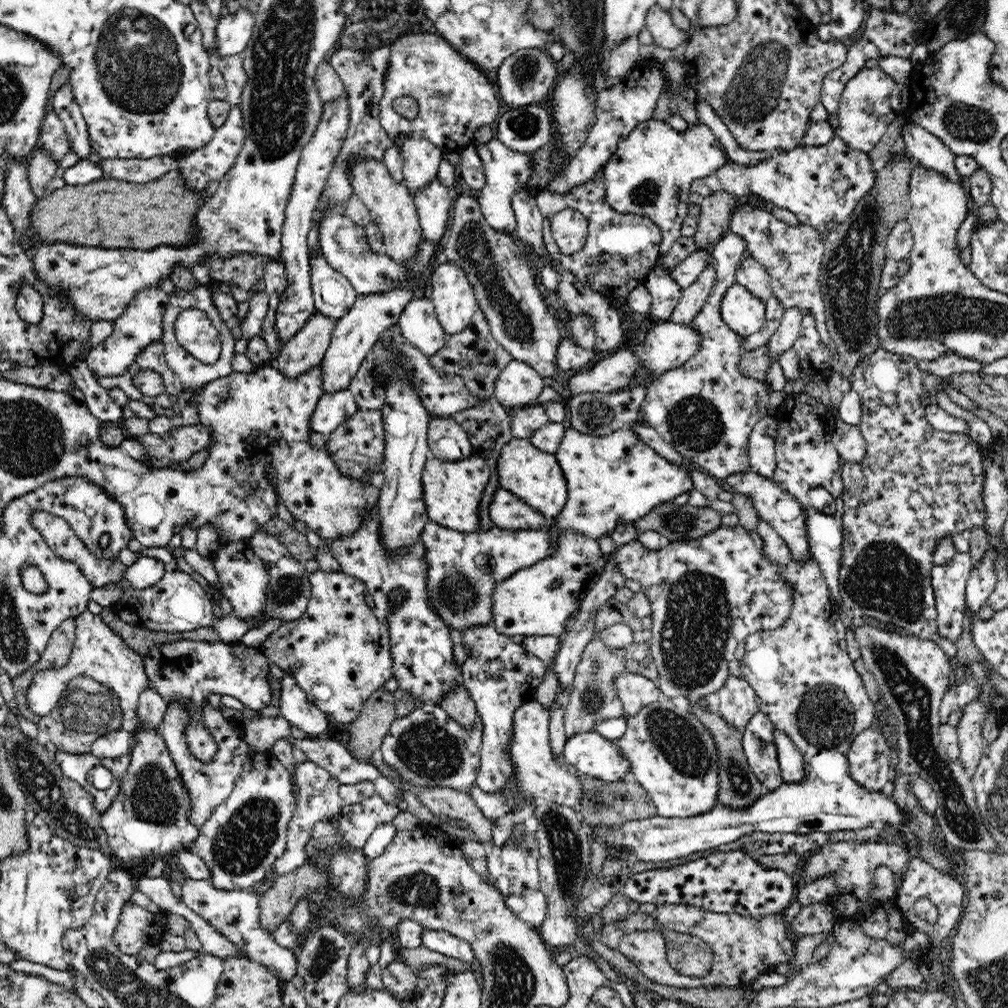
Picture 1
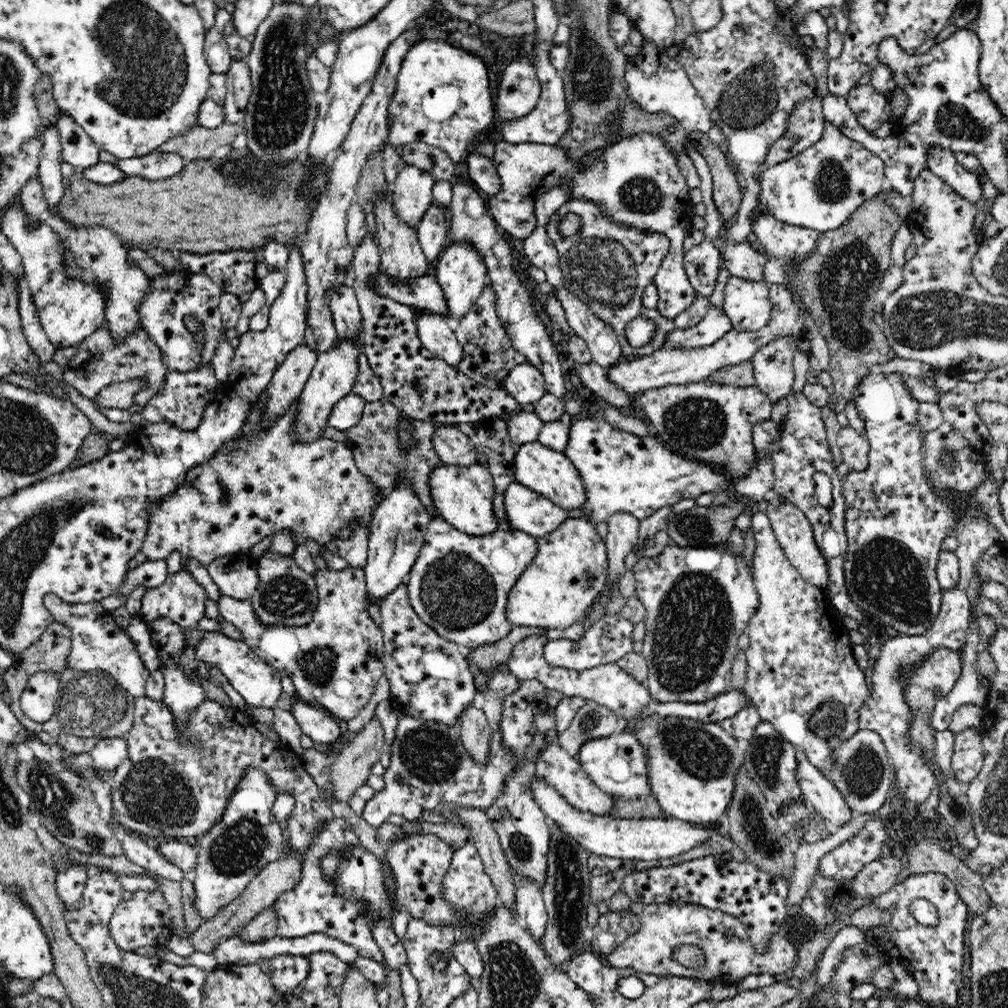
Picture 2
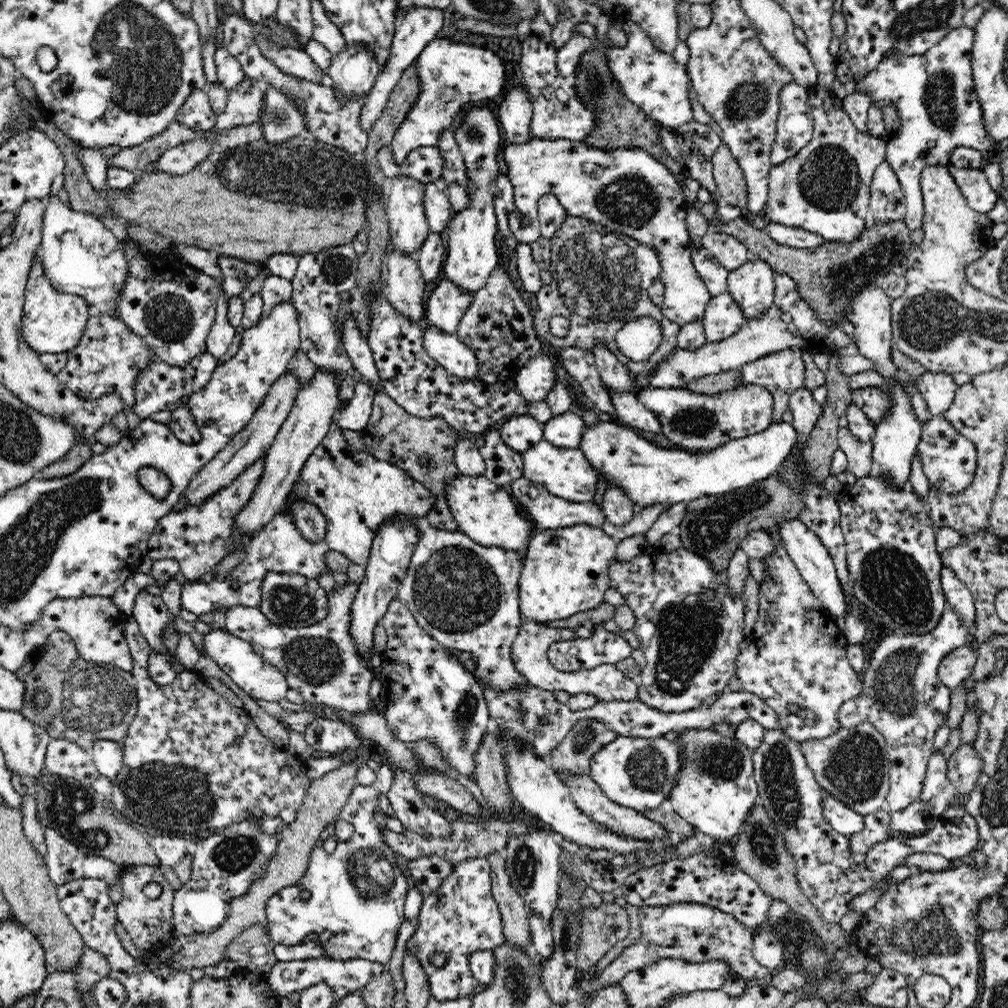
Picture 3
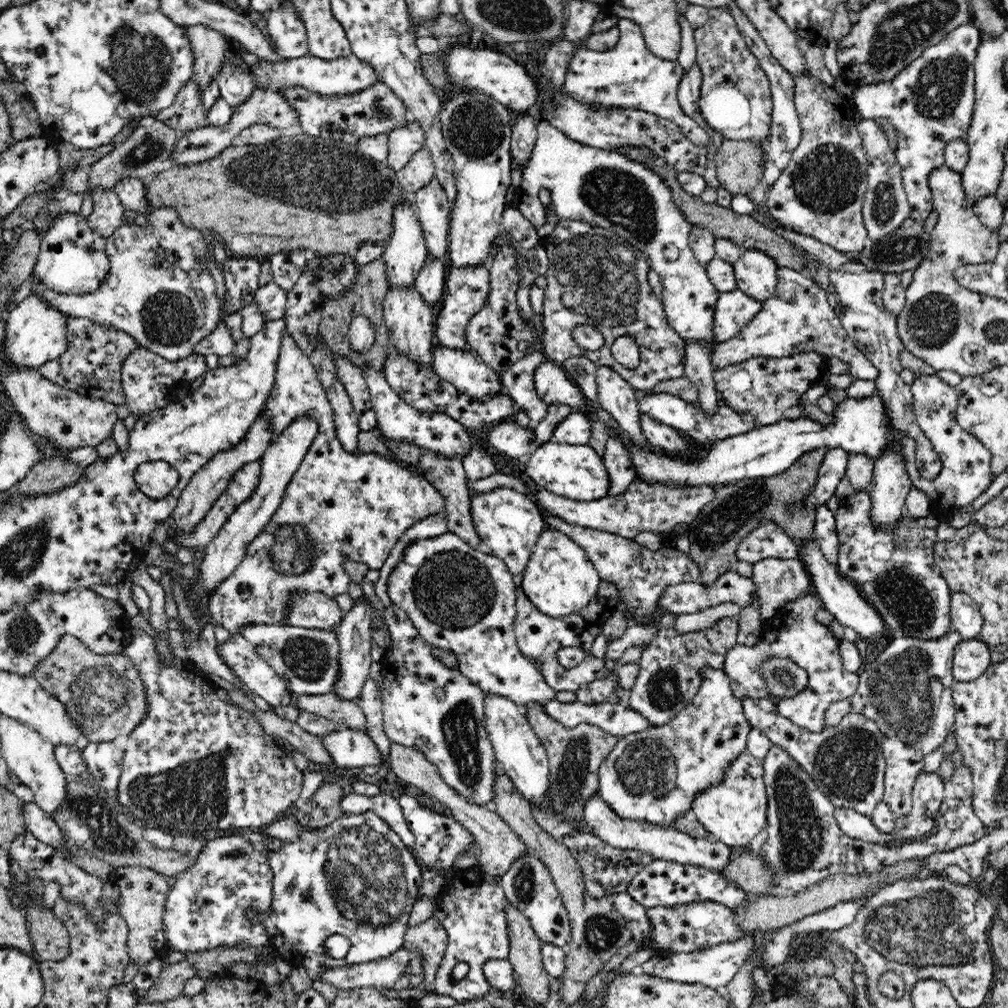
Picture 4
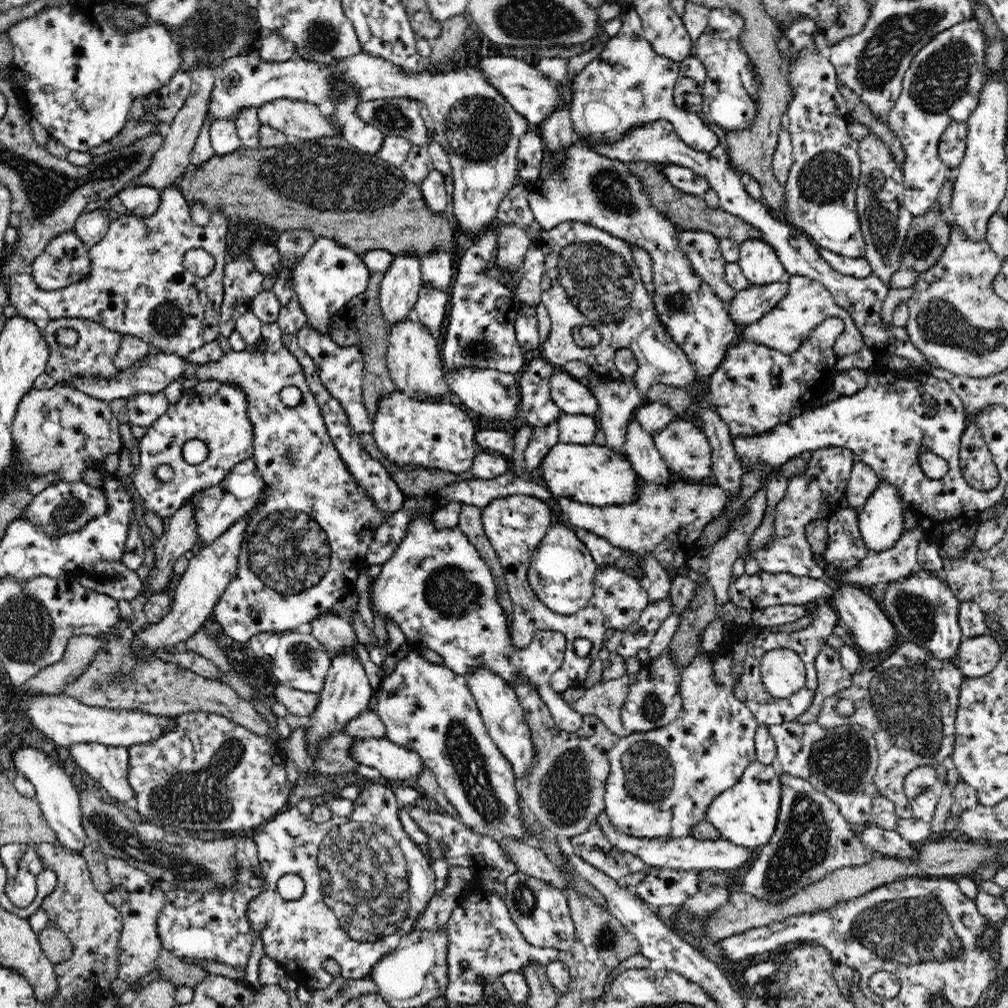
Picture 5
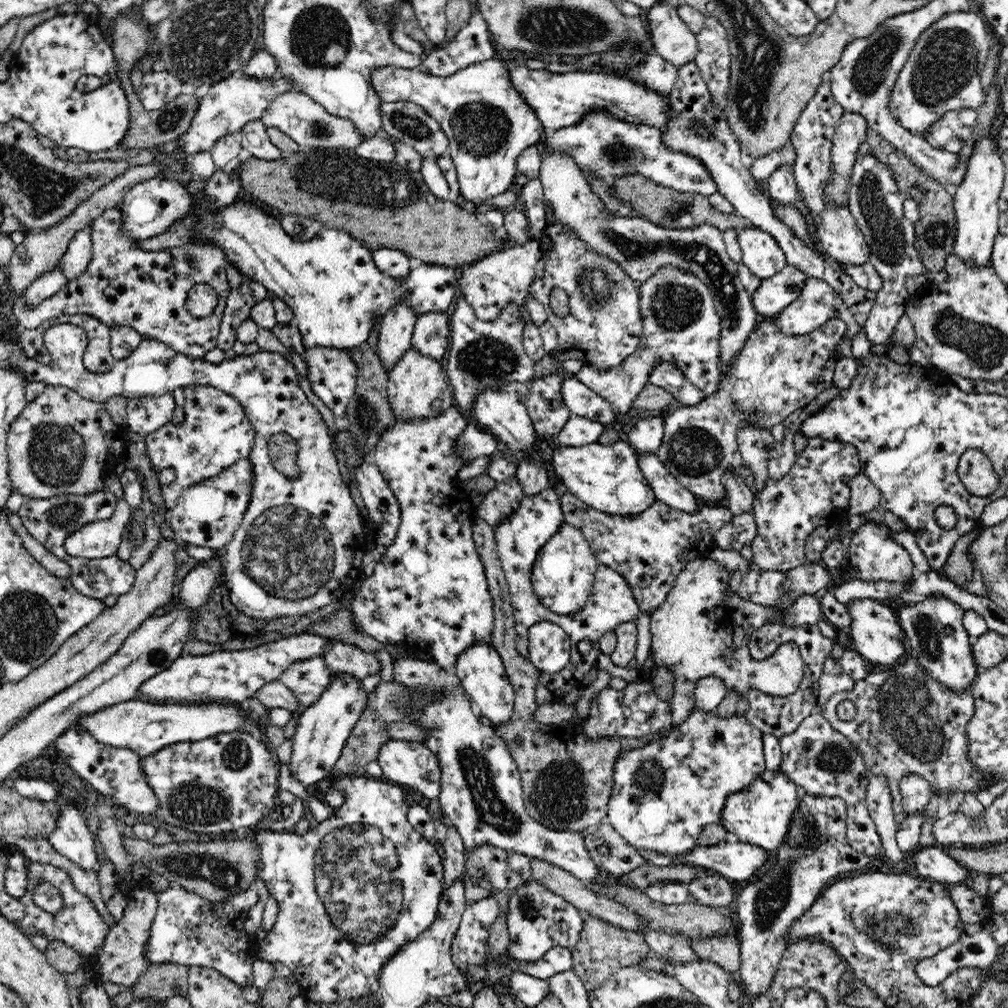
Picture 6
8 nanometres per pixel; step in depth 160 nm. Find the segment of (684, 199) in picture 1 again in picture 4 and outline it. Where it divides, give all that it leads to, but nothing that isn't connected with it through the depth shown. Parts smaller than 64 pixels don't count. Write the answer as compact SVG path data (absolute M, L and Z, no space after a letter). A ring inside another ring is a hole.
M544 120L538 123L537 139L532 154L529 154L527 163L523 167L518 167L522 170L522 181L517 189L514 205L520 214L534 225L534 228L540 228L546 221L547 208L538 197L538 192L546 188L551 194L551 208L559 219L590 223L621 236L640 249L648 257L651 268L660 277L663 286L660 299L668 324L685 343L696 341L714 347L716 342L713 337L713 322L719 292L710 282L705 268L697 262L690 248L689 234L693 224L680 212L678 205L672 199L670 187L664 183L660 175L656 174L656 171L638 161L630 160L620 152L572 140Z

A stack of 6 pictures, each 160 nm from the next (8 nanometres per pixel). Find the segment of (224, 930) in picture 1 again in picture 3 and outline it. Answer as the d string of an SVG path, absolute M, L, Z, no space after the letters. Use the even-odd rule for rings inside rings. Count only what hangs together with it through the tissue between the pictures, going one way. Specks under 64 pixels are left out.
M320 958L292 962L278 961L274 964L274 967L270 970L270 974L268 974L266 978L270 989L272 989L280 998L288 997L288 995L293 992L301 992L314 984L326 982L328 986L334 990L334 993L339 1000L344 998L344 996L352 994L352 992L360 991L387 970L387 966L363 959L342 961Z

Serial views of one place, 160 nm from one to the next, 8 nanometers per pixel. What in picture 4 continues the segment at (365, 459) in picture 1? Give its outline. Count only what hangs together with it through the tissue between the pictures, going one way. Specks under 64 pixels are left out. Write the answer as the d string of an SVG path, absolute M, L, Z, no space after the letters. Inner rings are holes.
M383 438L385 445L394 453L402 465L406 465L410 471L415 473L421 478L427 480L444 498L444 515L446 515L446 525L448 525L449 533L456 534L462 538L470 547L482 549L482 541L476 533L476 527L470 515L470 493L468 488L468 480L463 467L463 459L456 455L451 459L446 459L444 455L438 455L434 451L430 451L426 448L418 447L414 443L408 443L406 441L392 441Z

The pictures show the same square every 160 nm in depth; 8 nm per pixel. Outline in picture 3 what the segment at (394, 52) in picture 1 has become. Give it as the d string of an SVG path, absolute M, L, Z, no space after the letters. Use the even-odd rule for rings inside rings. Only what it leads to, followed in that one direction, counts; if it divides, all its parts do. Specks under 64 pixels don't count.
M439 37L428 43L415 61L420 81L416 102L390 144L398 165L404 163L408 153L418 147L436 147L439 137L452 130L464 109L490 101L506 88L505 64L494 52Z

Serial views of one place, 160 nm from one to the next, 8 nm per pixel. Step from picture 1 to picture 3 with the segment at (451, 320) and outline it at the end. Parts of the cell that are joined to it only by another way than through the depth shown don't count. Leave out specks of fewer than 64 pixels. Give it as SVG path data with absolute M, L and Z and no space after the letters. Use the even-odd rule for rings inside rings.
M474 104L464 109L455 120L451 130L452 141L458 143L460 153L466 161L468 175L468 195L470 206L453 214L449 222L448 251L443 263L444 276L451 280L462 292L475 294L486 284L488 276L498 268L498 252L495 236L499 226L493 205L494 179L498 176L498 152L500 152L500 122L495 109L482 104Z

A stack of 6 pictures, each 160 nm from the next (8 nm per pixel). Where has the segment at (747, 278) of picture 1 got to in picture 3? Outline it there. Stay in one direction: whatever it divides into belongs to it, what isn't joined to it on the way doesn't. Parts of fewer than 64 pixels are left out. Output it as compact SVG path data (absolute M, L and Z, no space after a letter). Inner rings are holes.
M718 230L706 231L706 234L702 235L701 244L720 262L720 265L728 270L728 273L747 264L752 257L746 245L737 238L720 233Z

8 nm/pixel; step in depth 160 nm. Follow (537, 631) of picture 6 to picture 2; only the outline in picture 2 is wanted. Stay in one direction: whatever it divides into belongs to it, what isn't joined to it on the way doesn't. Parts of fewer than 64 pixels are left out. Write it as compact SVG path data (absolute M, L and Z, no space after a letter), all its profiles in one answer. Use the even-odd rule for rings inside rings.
M433 517L424 534L424 545L406 580L412 609L442 638L460 645L464 651L492 644L508 636L512 630L510 622L506 619L508 593L523 570L534 560L536 552L536 539L520 530L509 527L486 536L472 536L457 530L442 517Z

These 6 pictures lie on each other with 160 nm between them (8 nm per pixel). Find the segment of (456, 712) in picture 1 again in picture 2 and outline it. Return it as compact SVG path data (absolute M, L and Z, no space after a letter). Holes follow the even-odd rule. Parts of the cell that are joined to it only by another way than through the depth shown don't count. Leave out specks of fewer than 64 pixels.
M474 705L466 707L459 714L459 731L466 751L476 759L480 765L485 763L490 750L490 725L483 709Z

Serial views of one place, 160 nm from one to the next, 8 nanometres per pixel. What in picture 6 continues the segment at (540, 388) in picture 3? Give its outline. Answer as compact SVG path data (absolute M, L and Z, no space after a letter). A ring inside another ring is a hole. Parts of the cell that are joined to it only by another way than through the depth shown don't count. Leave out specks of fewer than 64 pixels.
M573 375L564 376L561 391L563 403L568 407L572 416L578 415L602 424L620 420L616 417L617 412L614 412L607 400L598 396Z

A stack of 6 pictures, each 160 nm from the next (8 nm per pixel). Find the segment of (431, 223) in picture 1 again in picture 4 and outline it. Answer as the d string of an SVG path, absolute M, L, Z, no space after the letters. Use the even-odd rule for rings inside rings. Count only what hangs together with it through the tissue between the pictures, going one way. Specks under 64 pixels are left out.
M428 254L426 262L417 275L413 284L418 293L424 297L424 300L434 306L436 302L441 302L444 294L444 278L446 278L446 266L441 259L436 259Z

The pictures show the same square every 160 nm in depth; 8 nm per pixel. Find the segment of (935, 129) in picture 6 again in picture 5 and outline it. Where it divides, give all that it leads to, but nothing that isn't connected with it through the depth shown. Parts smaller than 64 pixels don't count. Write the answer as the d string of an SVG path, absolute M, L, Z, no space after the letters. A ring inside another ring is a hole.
M953 123L938 144L939 157L946 166L956 169L962 162L967 143L968 124Z

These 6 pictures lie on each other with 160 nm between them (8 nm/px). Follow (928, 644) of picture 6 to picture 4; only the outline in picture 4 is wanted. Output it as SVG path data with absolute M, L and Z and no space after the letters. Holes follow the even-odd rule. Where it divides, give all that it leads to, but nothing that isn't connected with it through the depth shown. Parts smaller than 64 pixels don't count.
M860 490L860 492L856 492L853 497L844 498L844 500L840 500L840 498L830 498L830 500L828 500L828 507L835 512L834 518L836 519L837 534L840 542L838 564L836 567L838 568L840 574L846 578L852 578L852 580L854 580L854 584L858 587L864 598L866 598L866 601L868 600L868 602L872 602L872 604L874 604L874 608L878 610L878 615L880 615L882 620L884 620L884 624L886 624L888 628L894 628L894 634L900 634L900 636L912 636L912 638L920 638L924 640L940 638L948 631L952 631L952 618L950 613L952 600L951 590L949 589L946 580L944 580L940 567L935 563L934 558L934 550L938 542L936 530L924 527L923 521L916 518L901 518L894 528L888 528L888 530L877 530L875 526L873 526L871 516L872 502L867 490Z

